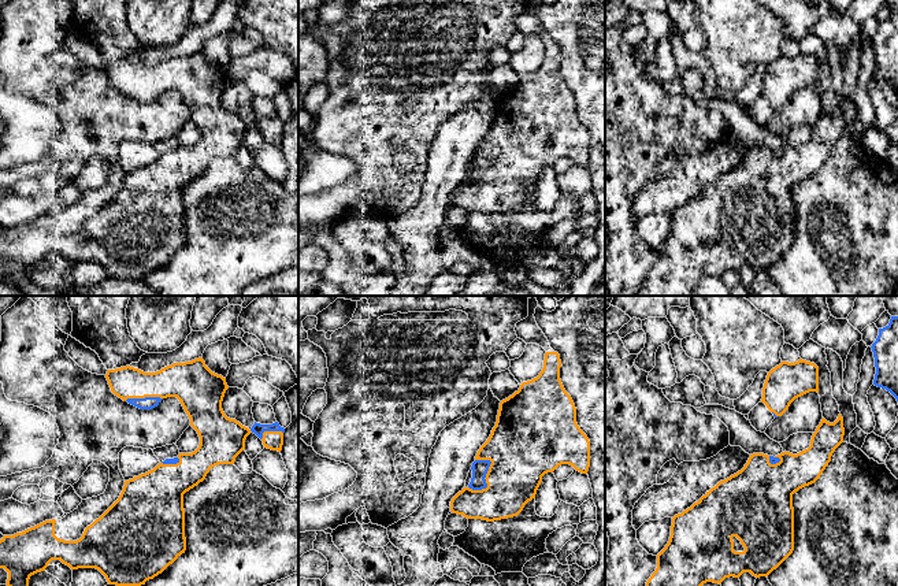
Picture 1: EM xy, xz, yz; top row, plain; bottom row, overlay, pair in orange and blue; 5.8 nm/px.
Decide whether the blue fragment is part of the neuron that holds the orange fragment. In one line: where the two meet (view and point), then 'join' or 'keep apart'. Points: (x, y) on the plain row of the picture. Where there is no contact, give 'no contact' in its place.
contact xz (486, 175); join

